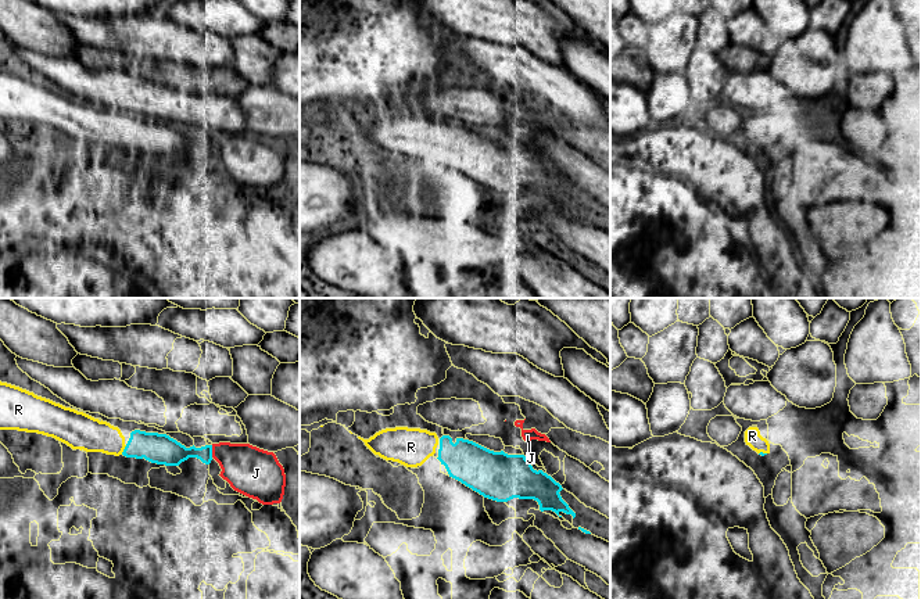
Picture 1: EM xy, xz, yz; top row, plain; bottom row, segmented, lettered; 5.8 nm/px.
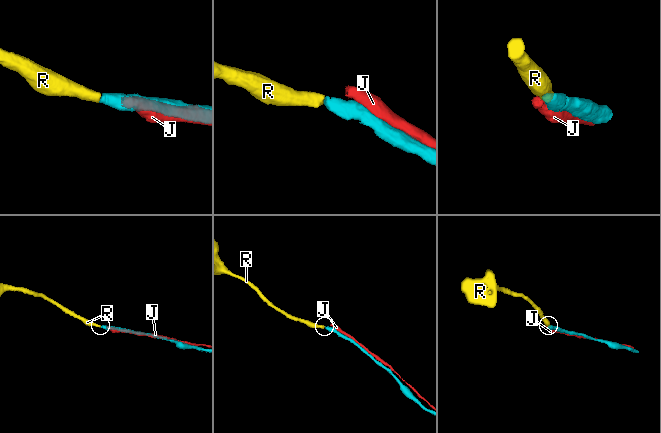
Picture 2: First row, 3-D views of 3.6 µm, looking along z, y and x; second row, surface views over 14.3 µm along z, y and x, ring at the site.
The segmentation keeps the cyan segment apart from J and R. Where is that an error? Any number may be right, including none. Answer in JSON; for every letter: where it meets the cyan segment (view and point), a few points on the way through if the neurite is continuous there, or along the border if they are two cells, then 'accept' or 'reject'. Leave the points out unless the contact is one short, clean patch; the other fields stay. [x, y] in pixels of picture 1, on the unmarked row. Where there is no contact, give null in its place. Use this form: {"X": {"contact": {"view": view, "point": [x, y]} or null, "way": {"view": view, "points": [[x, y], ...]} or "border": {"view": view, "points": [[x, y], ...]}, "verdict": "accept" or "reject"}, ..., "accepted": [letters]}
{"J": {"contact": {"view": "xy", "point": [211, 140]}, "verdict": "reject"}, "R": {"contact": {"view": "xy", "point": [124, 139]}, "way": {"view": "xy", "points": [[157, 137], [124, 139], [107, 128], [86, 122]]}, "verdict": "accept"}, "accepted": ["R"]}

